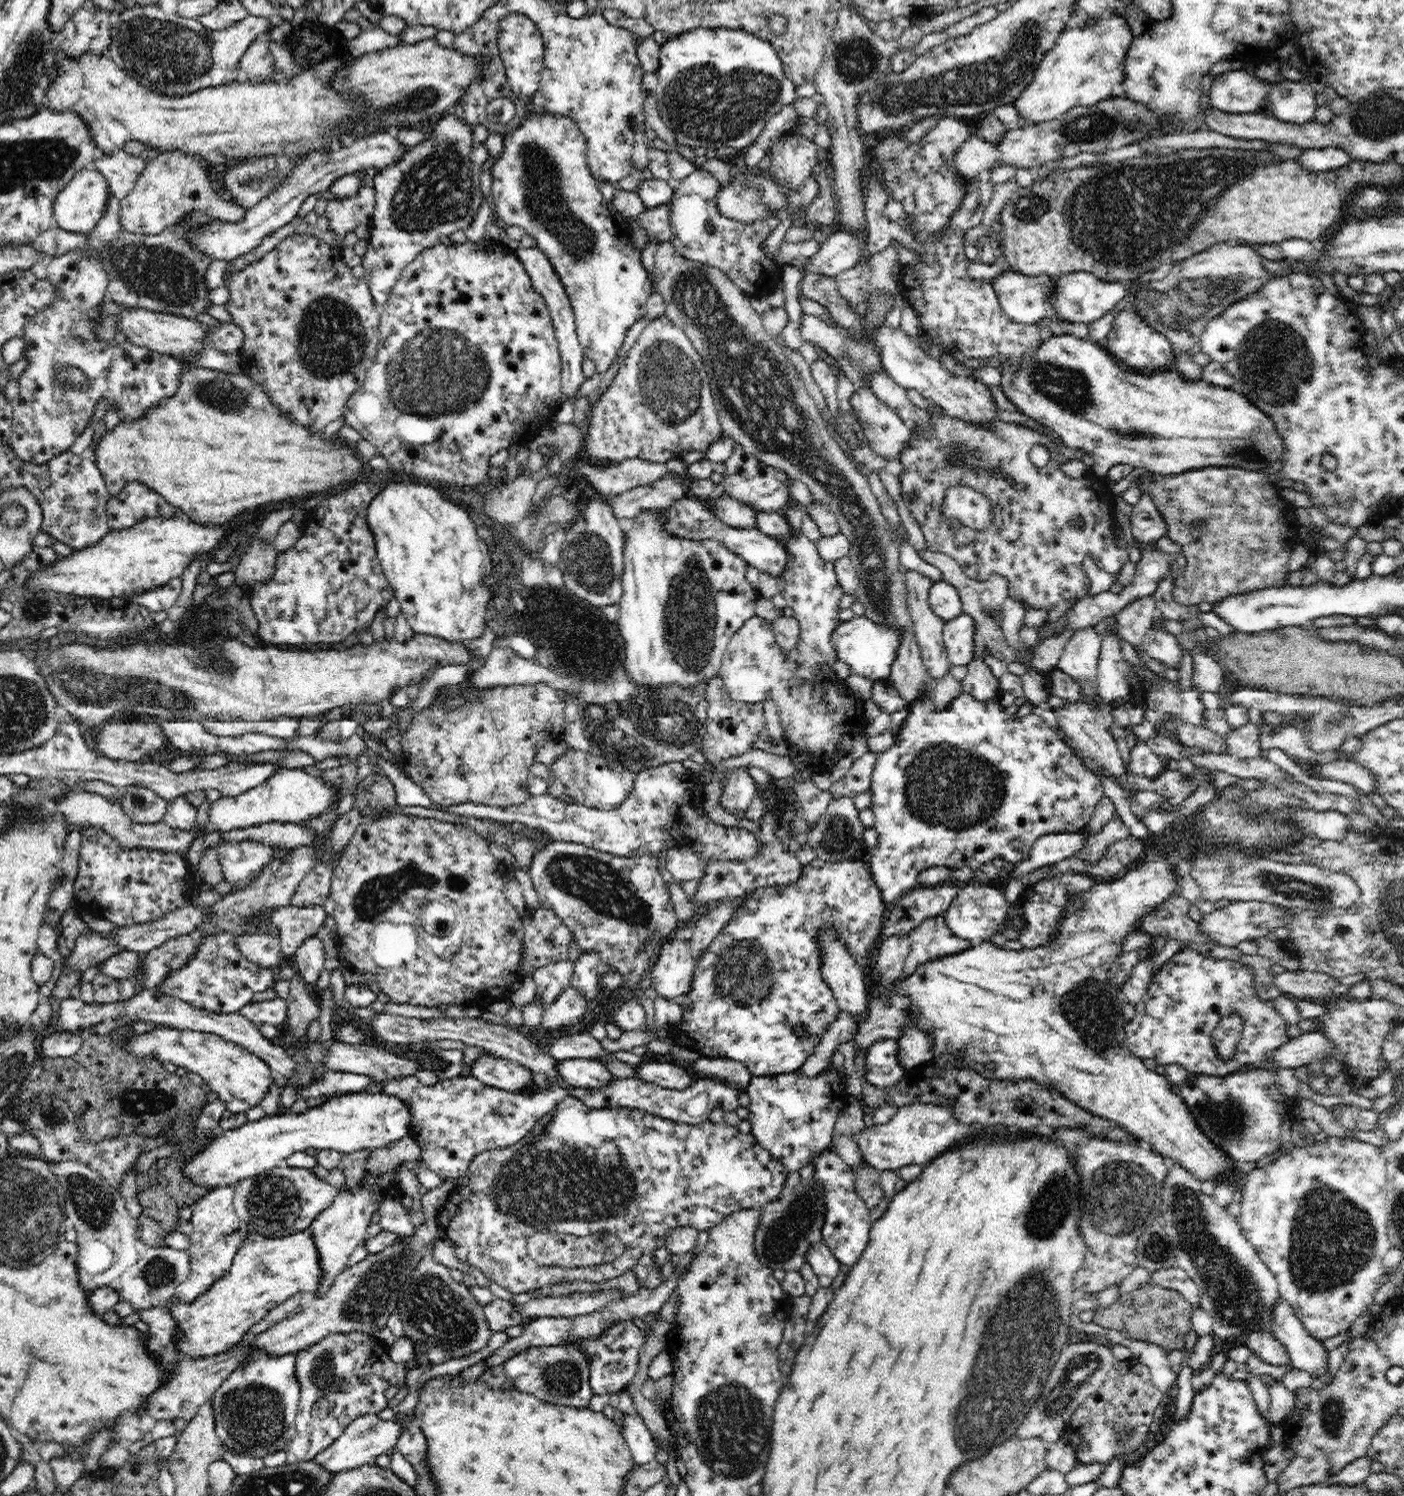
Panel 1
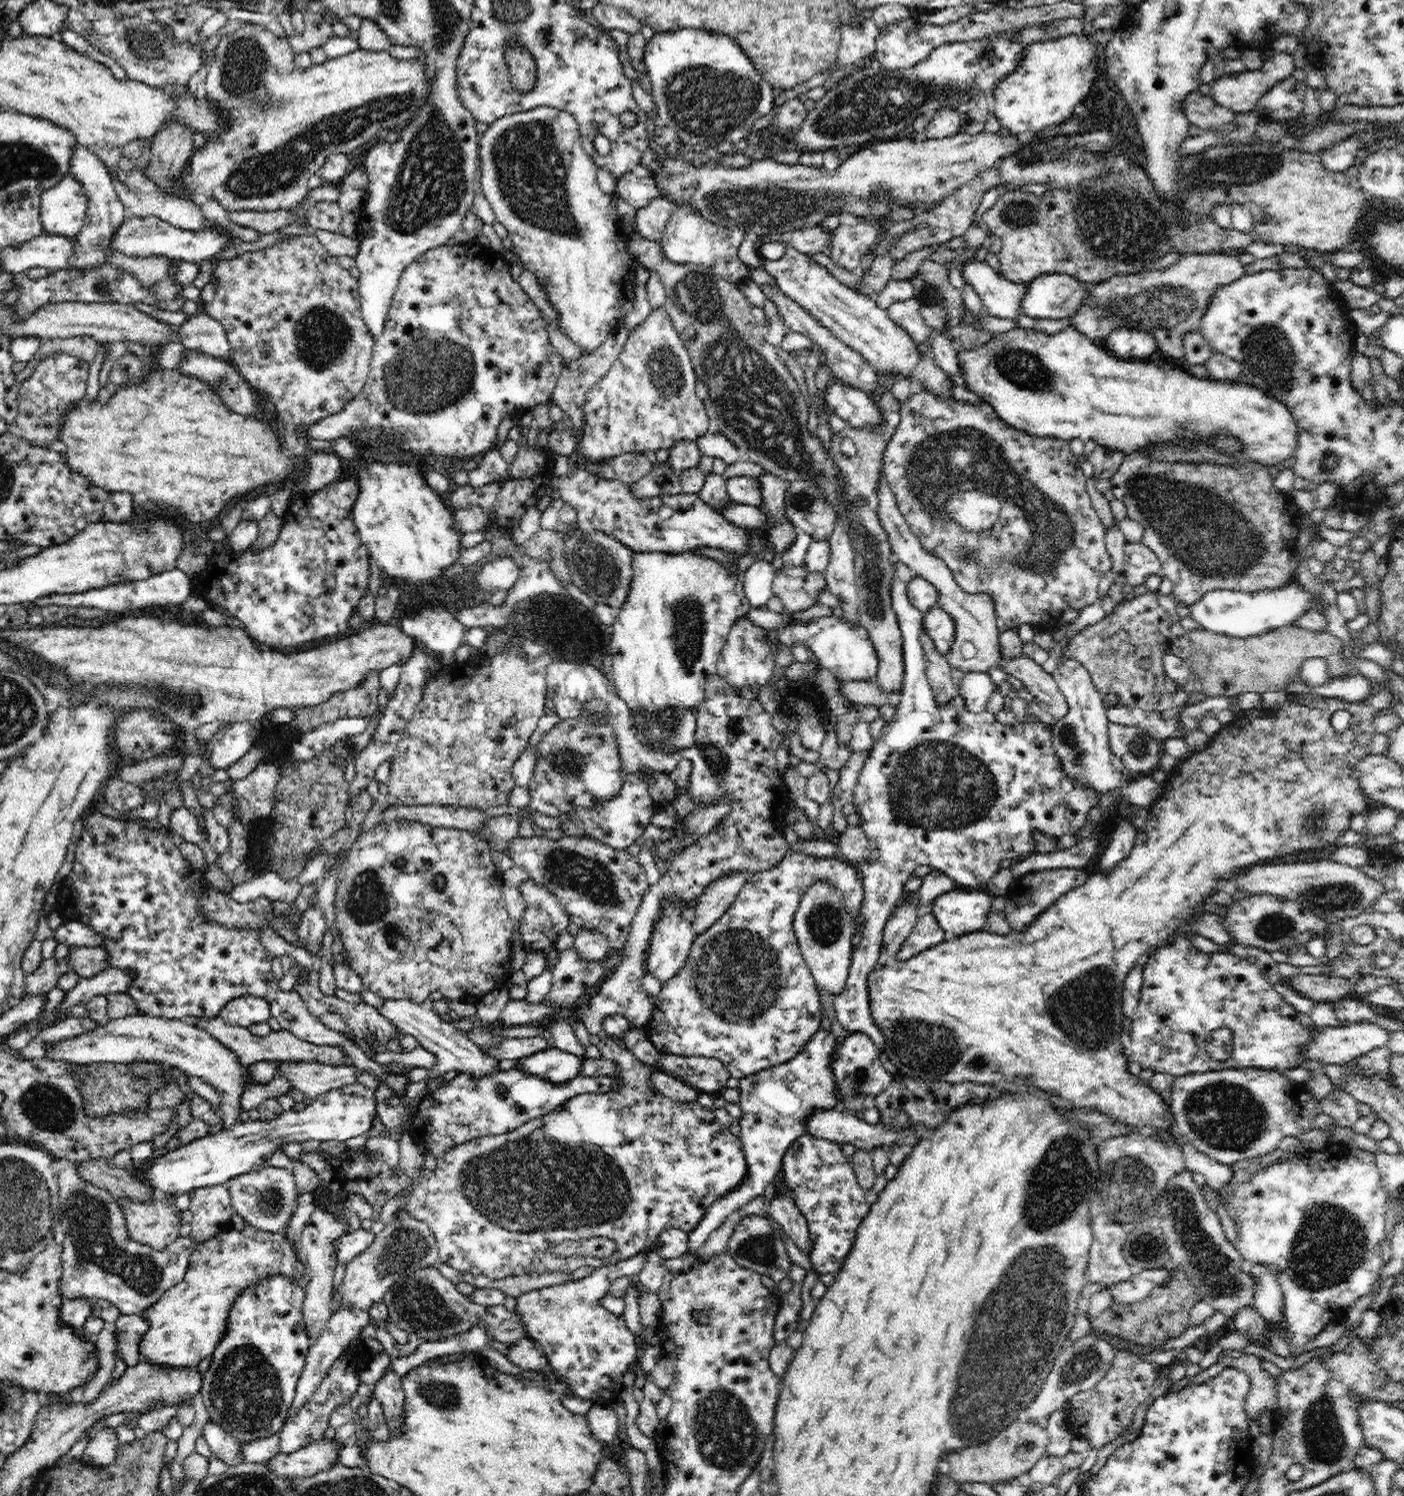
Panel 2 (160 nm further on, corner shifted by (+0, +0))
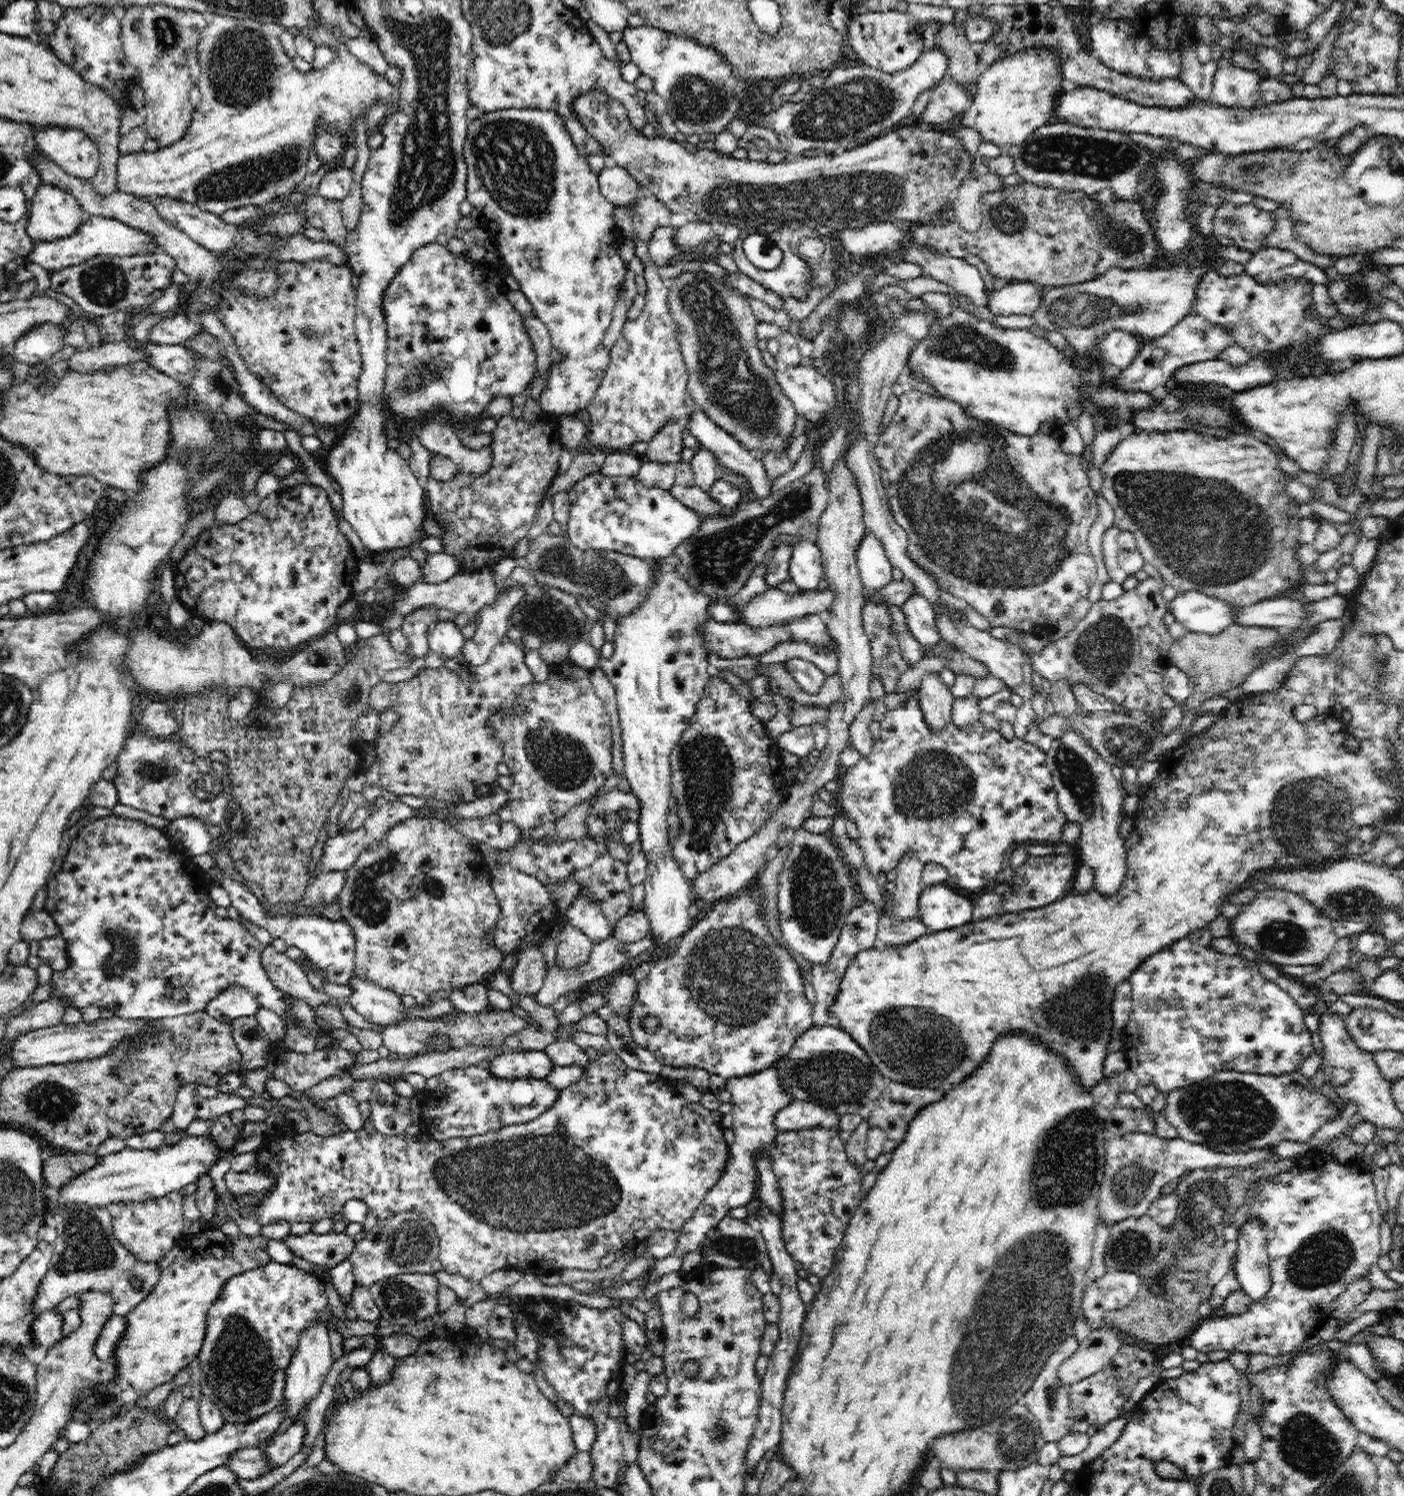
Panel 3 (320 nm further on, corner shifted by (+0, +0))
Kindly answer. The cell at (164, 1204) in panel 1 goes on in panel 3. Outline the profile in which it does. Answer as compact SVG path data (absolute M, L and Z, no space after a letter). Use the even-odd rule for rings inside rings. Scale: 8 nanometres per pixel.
M65 1153L64 1156L50 1154L43 1164L44 1176L42 1179L44 1179L44 1186L60 1188L62 1185L68 1184L72 1178L94 1168L98 1164L99 1158L96 1154L90 1156L72 1156L72 1153Z

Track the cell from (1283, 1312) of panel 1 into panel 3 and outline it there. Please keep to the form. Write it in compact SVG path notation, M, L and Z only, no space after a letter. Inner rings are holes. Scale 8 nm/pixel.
M1249 1220L1238 1231L1238 1250L1233 1266L1241 1289L1252 1302L1262 1302L1271 1290L1271 1268L1264 1227Z

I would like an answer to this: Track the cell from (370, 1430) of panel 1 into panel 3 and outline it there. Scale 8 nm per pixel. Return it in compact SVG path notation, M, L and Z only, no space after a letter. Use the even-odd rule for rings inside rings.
M242 1447L235 1450L225 1462L225 1467L246 1480L265 1476L276 1468L267 1462L265 1454L258 1447Z

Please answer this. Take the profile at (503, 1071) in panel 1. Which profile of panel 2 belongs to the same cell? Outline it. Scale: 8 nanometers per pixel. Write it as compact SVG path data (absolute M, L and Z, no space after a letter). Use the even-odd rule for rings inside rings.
M431 998L420 1004L408 999L384 999L383 1004L376 1006L375 1009L395 1026L395 1030L400 1035L410 1034L410 1036L414 1036L424 1050L428 1050L436 1056L436 1064L428 1071L430 1082L446 1073L468 1074L473 1078L480 1079L502 1071L498 1068L498 1062L500 1061L498 1057L492 1057L490 1053L468 1039L452 1023L442 1021L442 1016L434 1012L438 1005L436 998Z

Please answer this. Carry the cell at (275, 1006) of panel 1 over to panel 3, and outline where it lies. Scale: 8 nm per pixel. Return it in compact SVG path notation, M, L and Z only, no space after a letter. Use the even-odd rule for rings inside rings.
M230 986L218 994L205 1009L210 1016L231 1024L240 1016L252 1016L260 1008L257 998L242 986Z

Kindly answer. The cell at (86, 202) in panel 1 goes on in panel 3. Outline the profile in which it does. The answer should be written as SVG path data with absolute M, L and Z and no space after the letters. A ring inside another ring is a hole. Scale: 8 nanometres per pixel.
M42 185L28 212L31 240L54 241L74 234L86 220L78 198L54 185Z

